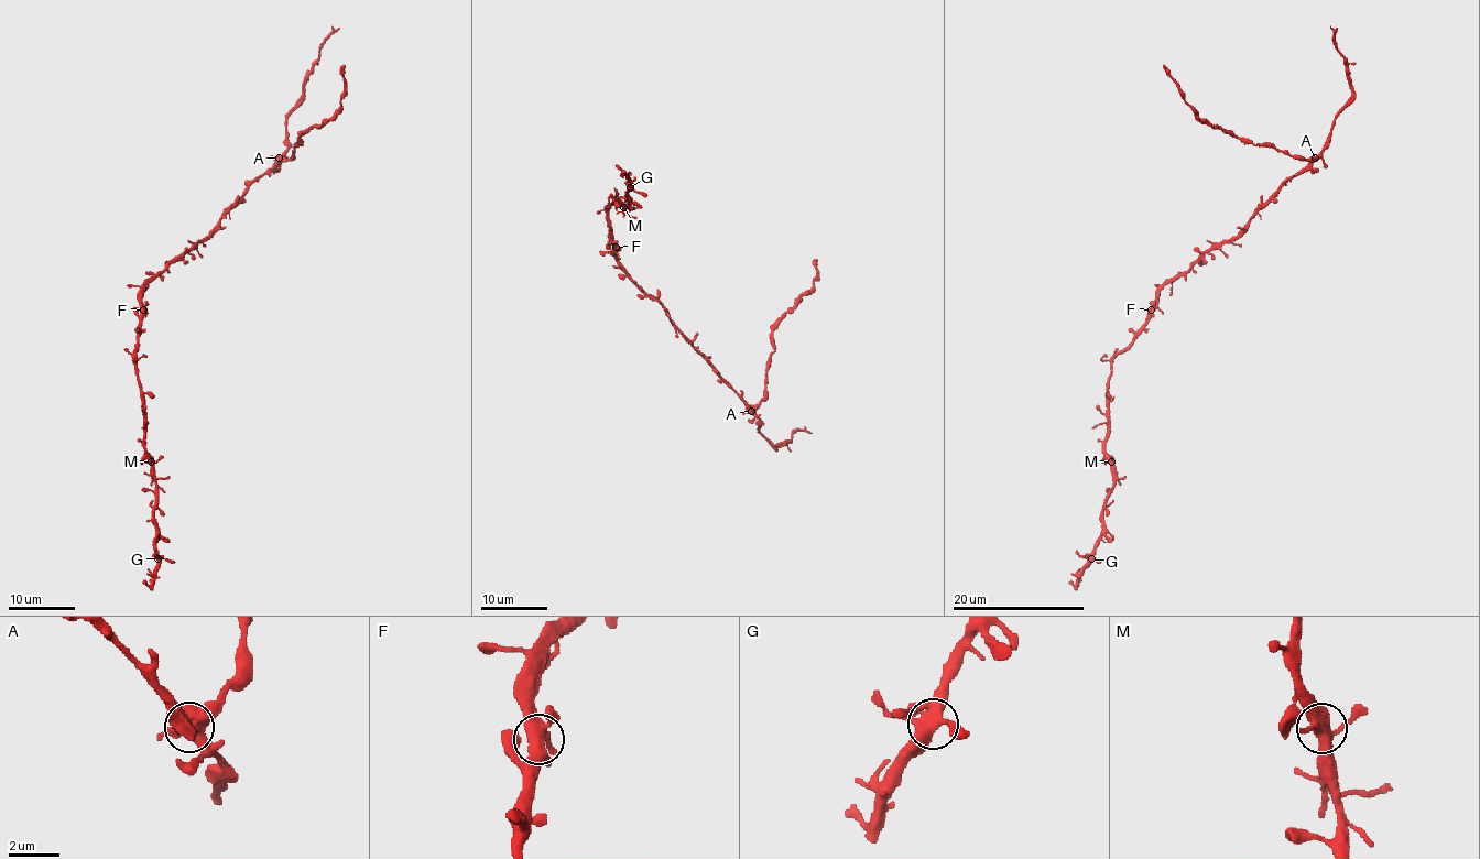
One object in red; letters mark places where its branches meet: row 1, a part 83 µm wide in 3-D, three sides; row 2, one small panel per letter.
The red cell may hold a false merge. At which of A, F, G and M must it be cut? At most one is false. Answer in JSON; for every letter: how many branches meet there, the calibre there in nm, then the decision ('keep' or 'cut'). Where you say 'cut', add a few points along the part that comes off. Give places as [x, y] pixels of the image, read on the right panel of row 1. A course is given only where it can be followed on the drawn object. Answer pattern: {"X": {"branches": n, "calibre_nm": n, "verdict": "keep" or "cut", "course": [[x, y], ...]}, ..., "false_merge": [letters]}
{"A": {"branches": 4, "calibre_nm": 550, "verdict": "cut", "course": [[1314, 158], [1303, 160], [1260, 147], [1204, 123], [1163, 65]]}, "F": {"branches": 4, "calibre_nm": 440, "verdict": "keep"}, "G": {"branches": 5, "calibre_nm": 480, "verdict": "keep"}, "M": {"branches": 4, "calibre_nm": 440, "verdict": "keep"}, "false_merge": ["A"]}

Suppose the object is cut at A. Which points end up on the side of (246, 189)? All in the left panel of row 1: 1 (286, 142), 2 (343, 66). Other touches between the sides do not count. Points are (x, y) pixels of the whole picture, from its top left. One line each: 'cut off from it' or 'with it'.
1: with it
2: cut off from it

